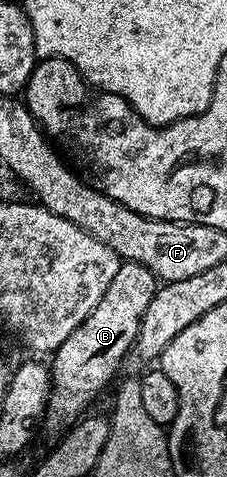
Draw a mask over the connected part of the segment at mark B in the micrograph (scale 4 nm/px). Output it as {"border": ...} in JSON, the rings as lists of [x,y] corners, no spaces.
{"border":[[[122,261],[119,265],[119,273],[115,273],[114,279],[111,280],[111,285],[107,285],[107,293],[103,293],[103,297],[99,297],[99,305],[95,305],[95,309],[91,309],[91,313],[87,313],[87,317],[77,326],[75,333],[71,333],[71,337],[67,337],[67,341],[63,341],[63,345],[59,345],[57,351],[52,352],[51,359],[51,382],[49,384],[49,400],[45,402],[45,414],[43,416],[43,427],[46,427],[54,437],[60,436],[62,433],[68,431],[86,412],[85,407],[89,406],[93,398],[108,385],[113,379],[113,374],[121,367],[121,362],[124,361],[125,355],[127,356],[133,350],[133,343],[137,339],[137,334],[139,333],[139,325],[143,321],[143,313],[147,313],[147,305],[151,305],[151,297],[155,297],[159,286],[159,280],[157,276],[151,273],[151,269],[147,269],[143,265],[138,263],[130,263],[128,261]]]}

